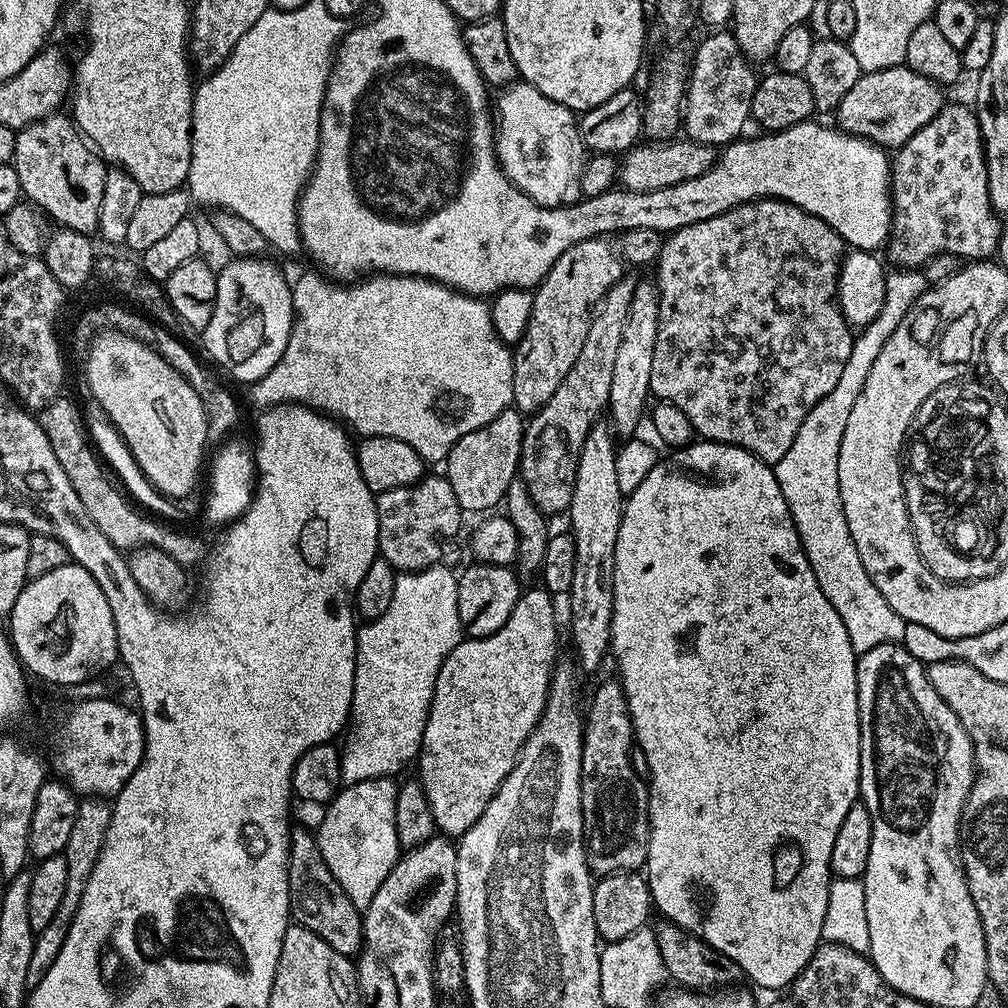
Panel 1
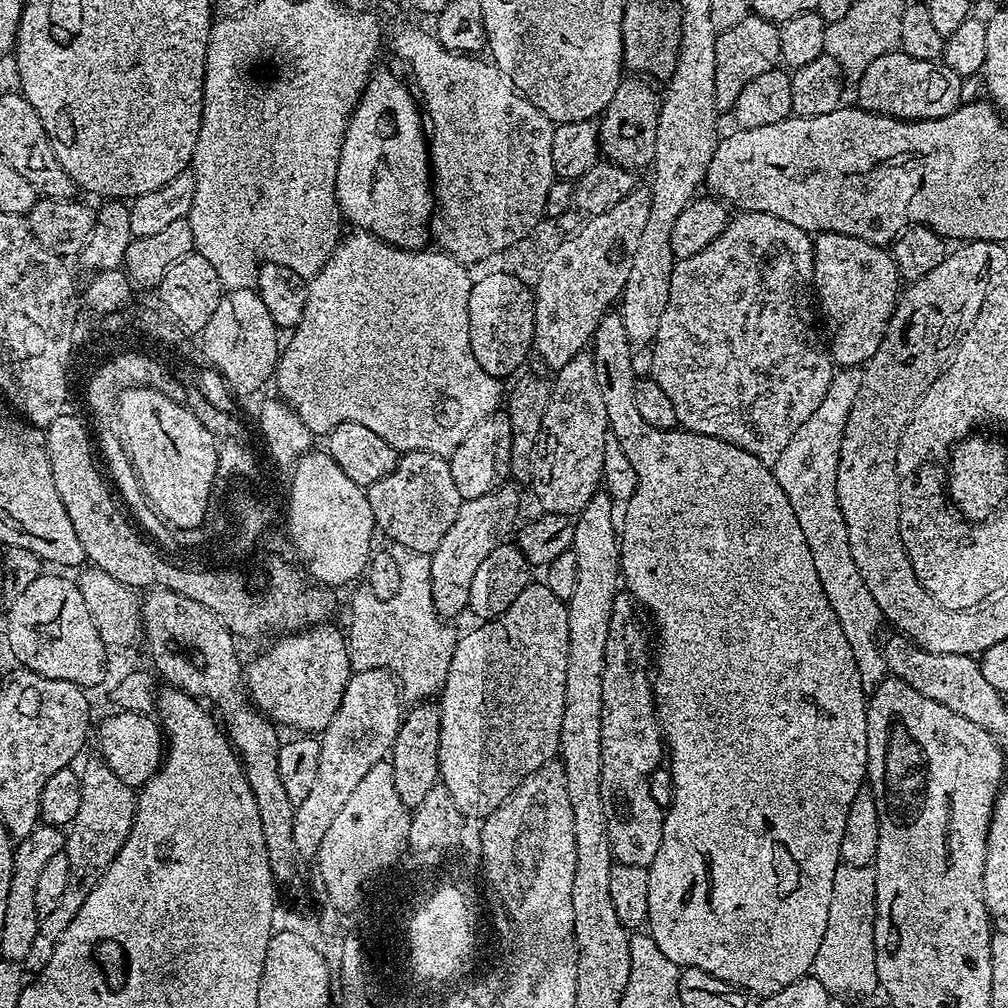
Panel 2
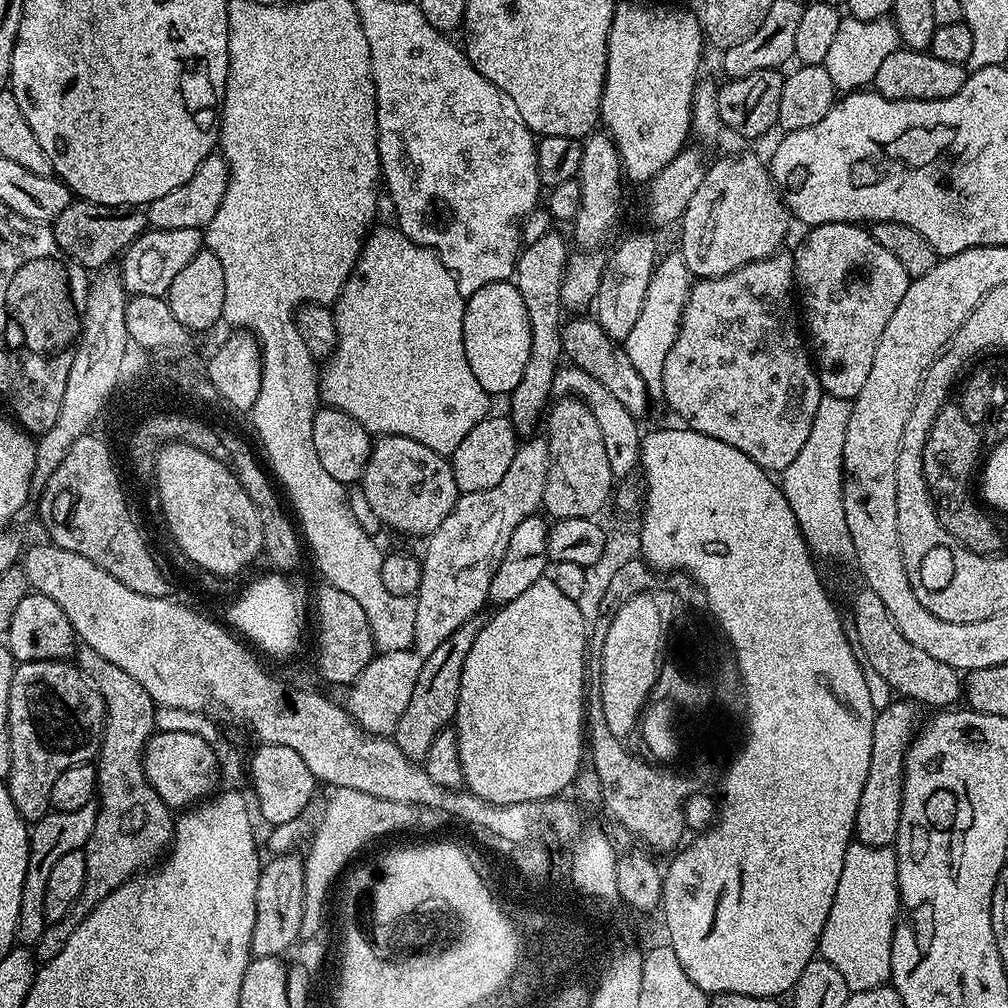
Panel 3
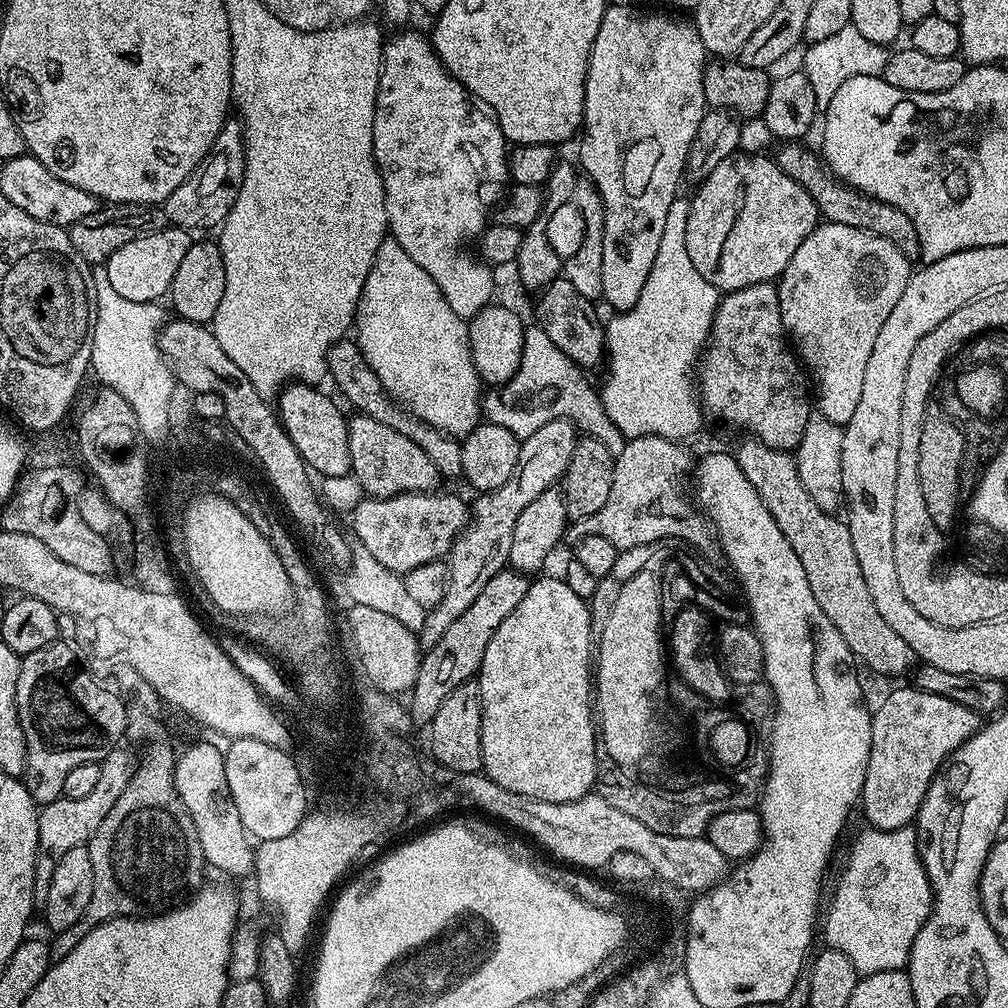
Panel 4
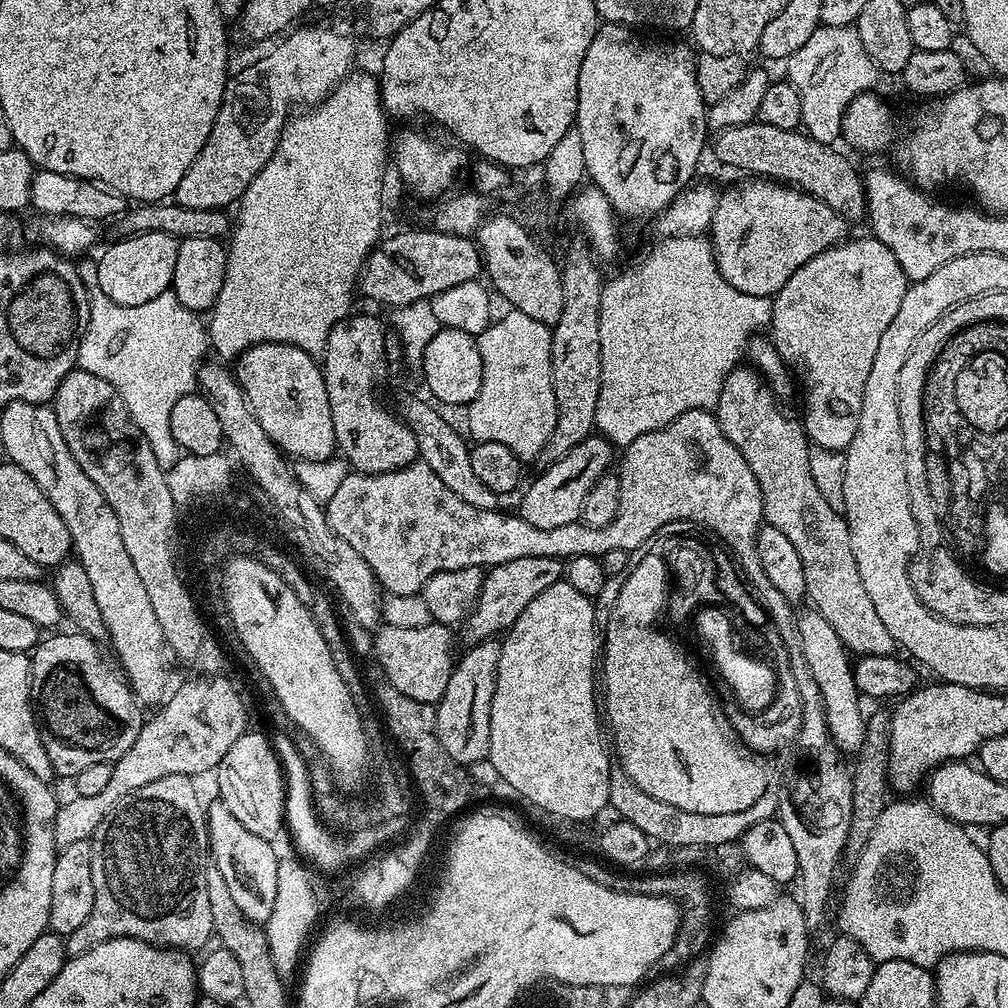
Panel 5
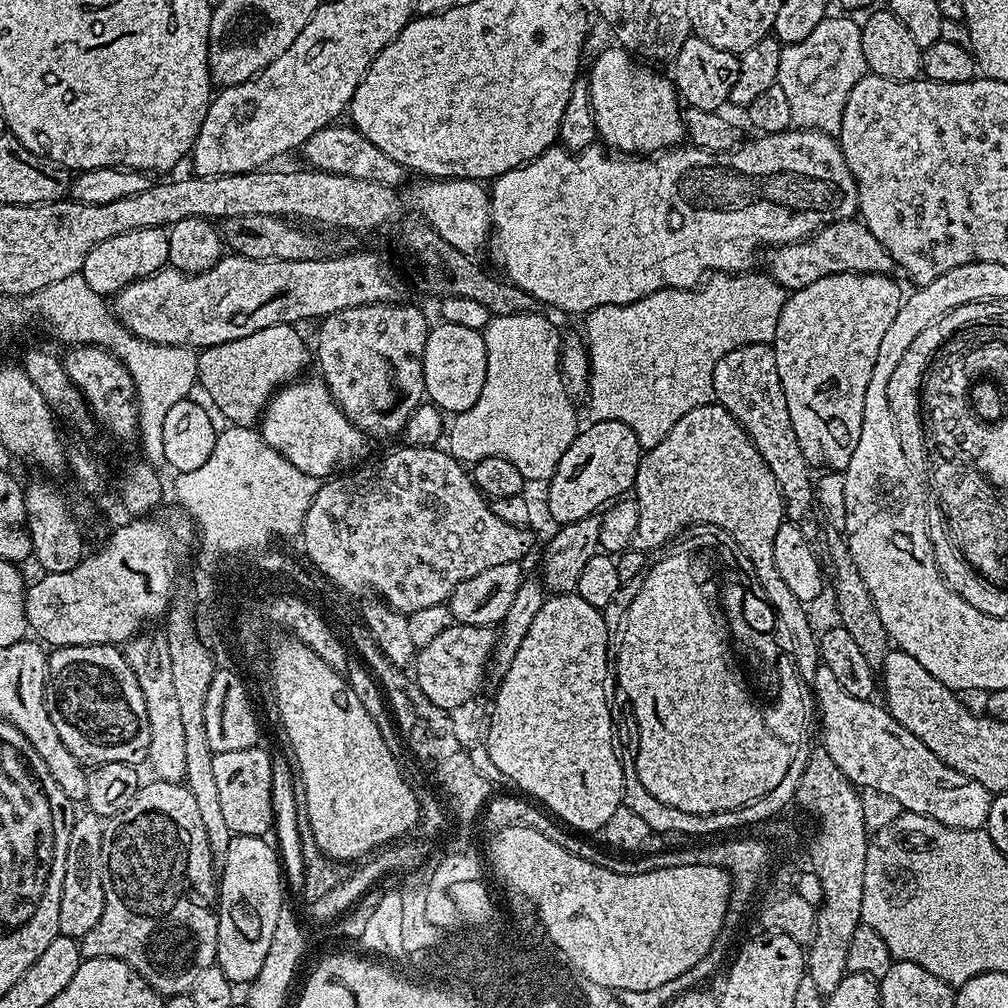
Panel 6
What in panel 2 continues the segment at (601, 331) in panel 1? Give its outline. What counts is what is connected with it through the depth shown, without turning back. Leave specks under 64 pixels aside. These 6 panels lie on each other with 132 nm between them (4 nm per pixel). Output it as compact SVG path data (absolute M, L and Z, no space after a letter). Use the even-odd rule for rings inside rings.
M581 354L570 358L570 362L558 369L555 376L551 381L550 406L546 408L546 418L542 420L544 435L538 448L530 488L536 491L536 500L544 512L575 517L590 502L590 498L601 491L610 425L606 402L602 402L602 390L598 390L598 374L591 355Z

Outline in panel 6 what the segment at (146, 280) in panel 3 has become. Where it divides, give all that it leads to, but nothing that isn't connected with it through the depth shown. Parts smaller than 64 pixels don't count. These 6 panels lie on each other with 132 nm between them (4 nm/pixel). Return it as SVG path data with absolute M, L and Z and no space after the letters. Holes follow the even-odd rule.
M162 228L130 230L106 242L98 242L90 254L86 254L82 273L88 286L105 298L115 297L116 293L130 286L134 281L154 274L168 264L168 234Z

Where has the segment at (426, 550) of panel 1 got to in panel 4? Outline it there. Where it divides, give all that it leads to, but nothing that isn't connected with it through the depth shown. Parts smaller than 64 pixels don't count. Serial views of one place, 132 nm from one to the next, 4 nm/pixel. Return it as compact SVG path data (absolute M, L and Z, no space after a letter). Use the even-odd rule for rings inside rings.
M359 414L353 417L348 420L351 473L360 483L365 497L386 498L403 492L431 492L441 487L440 471L430 458L426 458L422 446L410 442L406 434L398 434L398 430L390 430L390 426L382 426L382 422L374 422L374 418Z

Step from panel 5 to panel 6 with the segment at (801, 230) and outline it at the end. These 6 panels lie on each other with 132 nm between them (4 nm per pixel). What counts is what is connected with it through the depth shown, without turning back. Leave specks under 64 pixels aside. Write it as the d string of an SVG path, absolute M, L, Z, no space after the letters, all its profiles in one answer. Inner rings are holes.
M859 219L839 220L817 230L807 240L796 244L780 244L767 253L767 275L776 280L785 290L795 290L802 286L810 286L810 282L818 282L818 278L826 278L830 274L843 272L878 272L888 274L894 265L886 246L870 234L870 230Z

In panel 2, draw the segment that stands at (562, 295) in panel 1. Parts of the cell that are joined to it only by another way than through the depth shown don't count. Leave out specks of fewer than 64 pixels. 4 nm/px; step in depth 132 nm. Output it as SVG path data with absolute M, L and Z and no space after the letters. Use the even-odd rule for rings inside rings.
M640 186L633 187L632 193L626 198L622 198L622 202L618 202L618 206L613 206L611 210L606 210L606 214L598 214L591 217L587 221L588 225L584 229L573 231L569 240L564 241L553 253L552 251L547 255L542 266L541 277L538 278L534 285L535 306L536 306L536 321L534 322L533 344L535 355L540 355L540 360L546 367L551 370L558 370L562 366L566 366L566 362L570 362L570 358L581 355L589 347L592 335L596 332L596 327L602 322L602 318L609 315L608 308L617 303L620 297L624 294L624 287L626 286L626 278L630 278L630 266L634 266L634 254L638 251L638 242L642 239L642 230L646 230L646 218L650 218L650 208L652 206L652 194L647 187L640 188Z

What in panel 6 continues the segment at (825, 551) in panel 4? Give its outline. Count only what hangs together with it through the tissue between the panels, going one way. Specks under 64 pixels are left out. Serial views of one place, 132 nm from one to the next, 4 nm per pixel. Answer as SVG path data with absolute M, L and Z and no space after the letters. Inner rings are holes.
M772 345L738 346L738 350L722 354L718 366L714 366L712 394L715 403L723 406L744 427L758 454L762 454L762 462L770 466L770 474L774 474L784 496L787 519L802 521L814 508L814 476L802 454L802 446L798 446L794 426L790 426L790 410L786 410L786 394L782 394L782 382L778 382L778 362L774 362Z

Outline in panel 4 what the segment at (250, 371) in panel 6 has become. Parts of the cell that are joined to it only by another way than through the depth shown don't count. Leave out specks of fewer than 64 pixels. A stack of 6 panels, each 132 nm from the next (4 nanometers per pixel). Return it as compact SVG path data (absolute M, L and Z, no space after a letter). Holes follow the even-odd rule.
M293 382L279 393L278 419L284 425L290 442L298 450L305 464L317 477L346 475L352 471L348 420L340 408L328 396L320 393L319 387Z

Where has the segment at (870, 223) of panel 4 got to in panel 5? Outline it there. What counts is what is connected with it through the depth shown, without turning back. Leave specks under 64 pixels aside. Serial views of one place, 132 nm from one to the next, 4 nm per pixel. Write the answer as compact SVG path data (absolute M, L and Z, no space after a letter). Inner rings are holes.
M759 122L724 128L715 133L714 139L716 141L713 144L711 141L710 152L713 152L726 167L737 168L738 171L744 172L740 174L767 178L785 186L791 186L799 191L808 192L814 198L826 202L826 206L830 206L830 210L834 210L846 222L852 222L852 220L863 221L865 219L868 210L868 199L864 193L864 181L861 173L859 171L856 173L855 166L839 152L839 147L814 142L814 138L810 138L800 130L778 130L778 126L770 126Z

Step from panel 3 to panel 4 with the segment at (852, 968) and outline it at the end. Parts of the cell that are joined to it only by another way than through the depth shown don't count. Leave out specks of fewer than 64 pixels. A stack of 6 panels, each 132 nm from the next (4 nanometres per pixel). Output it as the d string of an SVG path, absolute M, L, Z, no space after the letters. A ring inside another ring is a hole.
M868 826L865 829L848 852L848 861L845 862L844 873L836 884L832 905L829 908L827 905L826 915L822 920L823 943L846 954L846 958L854 962L854 970L860 976L878 974L882 970L907 969L914 938L918 938L918 930L922 930L926 918L932 913L932 887L920 861L915 827L878 830Z

